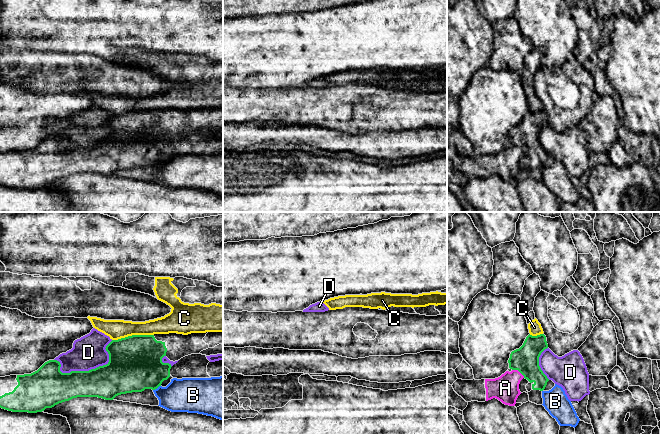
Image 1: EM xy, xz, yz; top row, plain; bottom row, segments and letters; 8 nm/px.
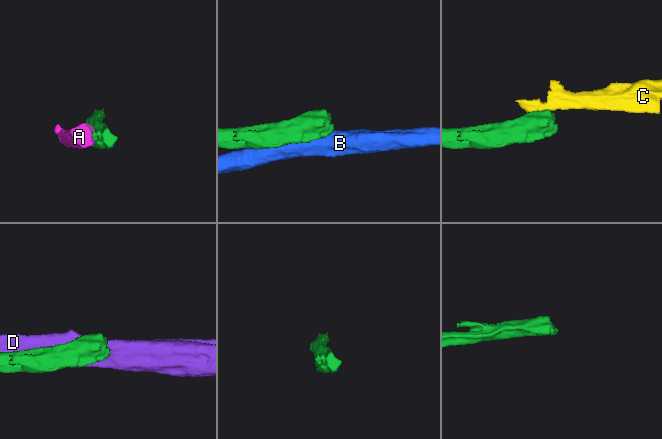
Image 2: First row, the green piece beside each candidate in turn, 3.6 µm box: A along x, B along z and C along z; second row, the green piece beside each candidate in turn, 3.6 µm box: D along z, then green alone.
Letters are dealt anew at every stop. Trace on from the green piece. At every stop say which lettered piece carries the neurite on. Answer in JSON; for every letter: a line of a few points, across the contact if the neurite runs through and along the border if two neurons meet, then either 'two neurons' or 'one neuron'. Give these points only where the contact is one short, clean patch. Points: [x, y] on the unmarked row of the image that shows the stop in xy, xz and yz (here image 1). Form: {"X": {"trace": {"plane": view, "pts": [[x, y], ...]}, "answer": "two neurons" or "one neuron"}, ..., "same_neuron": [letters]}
{"A": {"answer": "two neurons"}, "B": {"trace": {"plane": "xy", "pts": [[160, 161], [153, 166]]}, "answer": "two neurons"}, "C": {"trace": {"plane": "xy", "pts": [[153, 110], [132, 110], [112, 116]]}, "answer": "two neurons"}, "D": {"answer": "two neurons"}, "same_neuron": []}

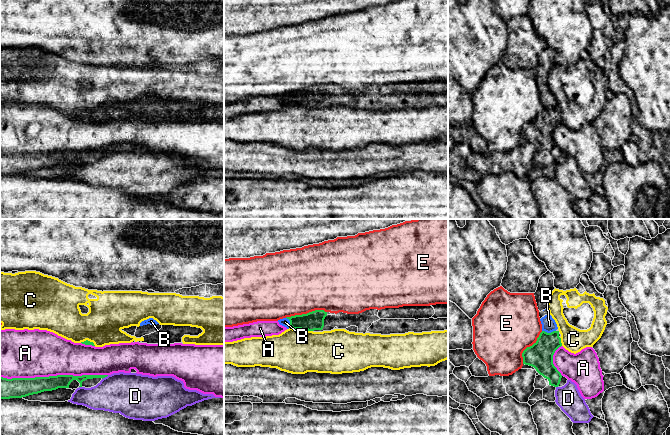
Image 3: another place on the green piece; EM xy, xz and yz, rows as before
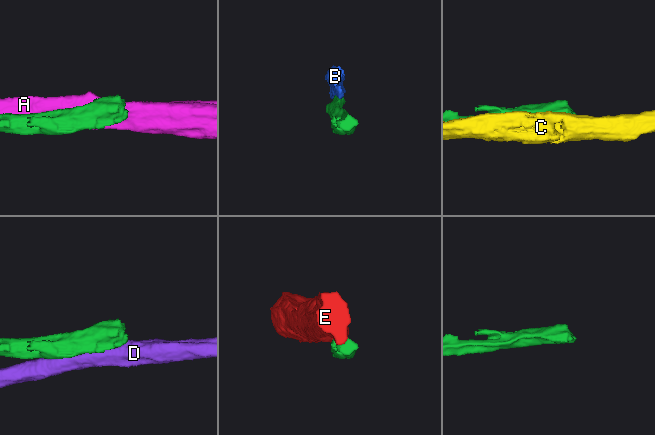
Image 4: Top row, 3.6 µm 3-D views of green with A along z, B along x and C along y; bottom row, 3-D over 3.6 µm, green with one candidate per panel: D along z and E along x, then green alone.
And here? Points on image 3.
{"A": {"answer": "two neurons"}, "B": {"trace": {"plane": "yz", "pts": [[542, 106], [547, 108], [555, 107]]}, "answer": "two neurons"}, "C": {"trace": {"plane": "xz", "pts": [[291, 103], [312, 107]]}, "answer": "two neurons"}, "D": {"trace": {"plane": "xy", "pts": [[108, 151], [102, 155]]}, "answer": "two neurons"}, "E": {"answer": "two neurons"}, "same_neuron": []}

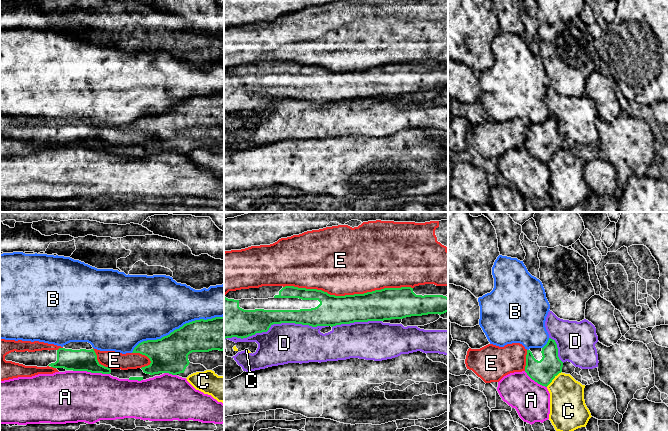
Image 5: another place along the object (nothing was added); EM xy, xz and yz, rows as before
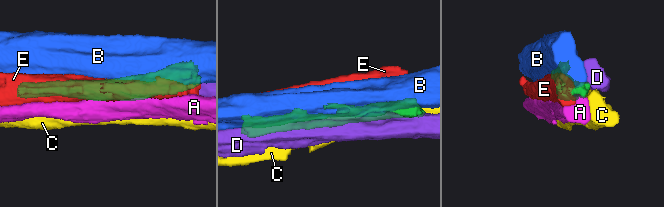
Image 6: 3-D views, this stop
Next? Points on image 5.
{"A": {"answer": "two neurons"}, "B": {"answer": "two neurons"}, "C": {"answer": "two neurons"}, "D": {"answer": "two neurons"}, "E": {"answer": "two neurons"}, "same_neuron": []}

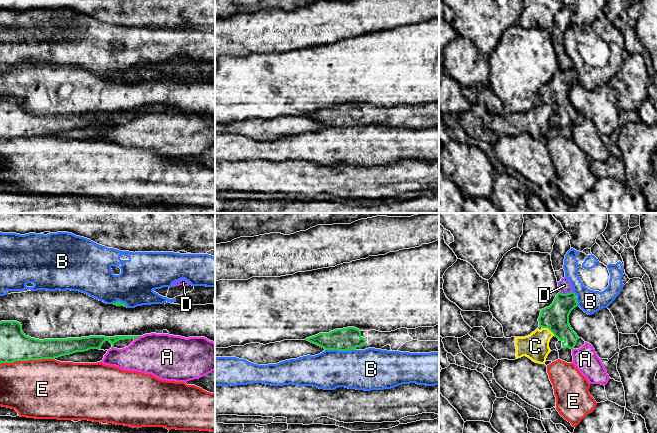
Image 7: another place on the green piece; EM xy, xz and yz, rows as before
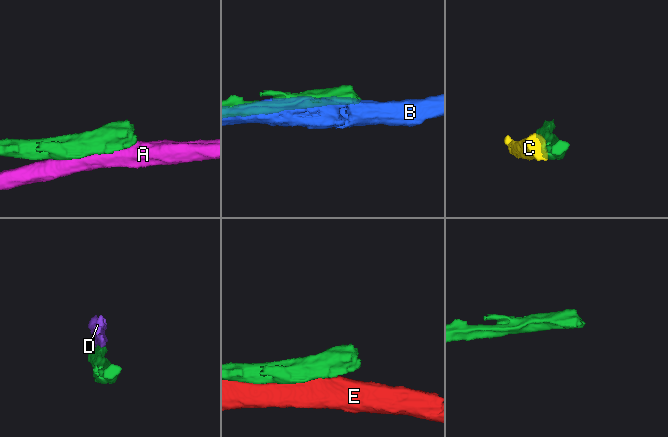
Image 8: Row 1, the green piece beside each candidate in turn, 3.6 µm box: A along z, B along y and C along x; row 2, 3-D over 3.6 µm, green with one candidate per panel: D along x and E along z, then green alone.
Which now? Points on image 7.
{"A": {"trace": {"plane": "xy", "pts": [[140, 112], [134, 116]]}, "answer": "two neurons"}, "B": {"trace": {"plane": "xz", "pts": [[325, 125], [355, 126]]}, "answer": "two neurons"}, "C": {"answer": "two neurons"}, "D": {"trace": {"plane": "yz", "pts": [[572, 67], [566, 69], [559, 68]]}, "answer": "two neurons"}, "E": {"answer": "two neurons"}, "same_neuron": []}

